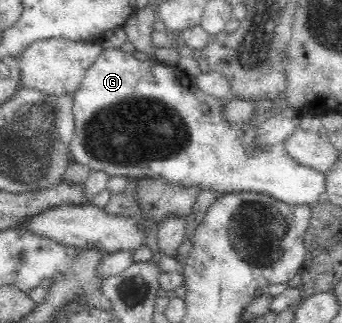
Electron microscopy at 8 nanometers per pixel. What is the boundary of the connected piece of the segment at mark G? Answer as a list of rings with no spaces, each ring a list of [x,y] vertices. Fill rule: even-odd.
[[[109,48],[103,50],[99,59],[95,61],[89,69],[87,69],[85,76],[79,89],[74,92],[73,99],[73,116],[75,116],[75,131],[73,133],[73,139],[71,145],[68,149],[73,152],[73,158],[75,161],[82,163],[91,167],[92,170],[101,170],[109,173],[109,176],[114,175],[124,175],[127,178],[157,178],[163,179],[166,183],[188,186],[191,184],[197,184],[201,186],[201,189],[205,187],[211,187],[211,189],[216,189],[217,193],[229,193],[236,191],[252,191],[259,193],[268,193],[269,195],[275,197],[276,200],[282,201],[287,205],[294,206],[307,206],[310,207],[314,203],[324,199],[326,189],[325,189],[325,179],[326,174],[317,169],[313,169],[308,165],[302,165],[298,161],[291,159],[283,149],[282,142],[275,143],[271,145],[269,149],[256,149],[254,145],[254,137],[256,134],[256,127],[251,128],[249,121],[243,123],[243,125],[227,125],[223,118],[221,117],[221,110],[223,109],[224,101],[219,101],[218,99],[211,98],[211,96],[201,92],[195,85],[195,81],[192,77],[188,76],[183,70],[179,69],[177,66],[167,66],[163,63],[156,64],[155,62],[141,61],[136,59],[132,54],[122,51],[119,48]]]

